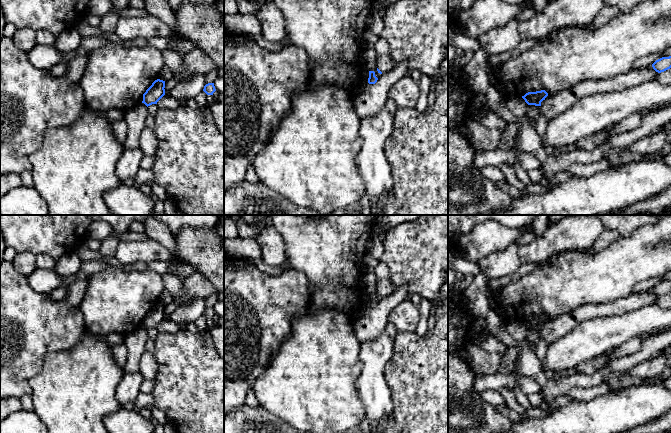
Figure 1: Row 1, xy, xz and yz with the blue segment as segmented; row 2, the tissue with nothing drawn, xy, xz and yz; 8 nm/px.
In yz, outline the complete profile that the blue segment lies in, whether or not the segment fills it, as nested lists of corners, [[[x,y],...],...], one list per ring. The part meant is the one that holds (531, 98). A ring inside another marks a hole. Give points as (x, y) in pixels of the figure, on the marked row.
[[[545,90],[528,92],[522,98],[528,105],[541,106],[541,102],[545,100],[548,96],[548,93]]]

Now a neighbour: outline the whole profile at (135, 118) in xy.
[[[140,103],[124,113],[124,120],[127,124],[127,138],[123,143],[124,149],[139,148],[139,139],[147,116],[148,110],[144,103]]]

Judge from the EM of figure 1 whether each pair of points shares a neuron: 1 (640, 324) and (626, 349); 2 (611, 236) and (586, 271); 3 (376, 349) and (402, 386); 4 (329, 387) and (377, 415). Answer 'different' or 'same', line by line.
1: different
2: different
3: different
4: different

